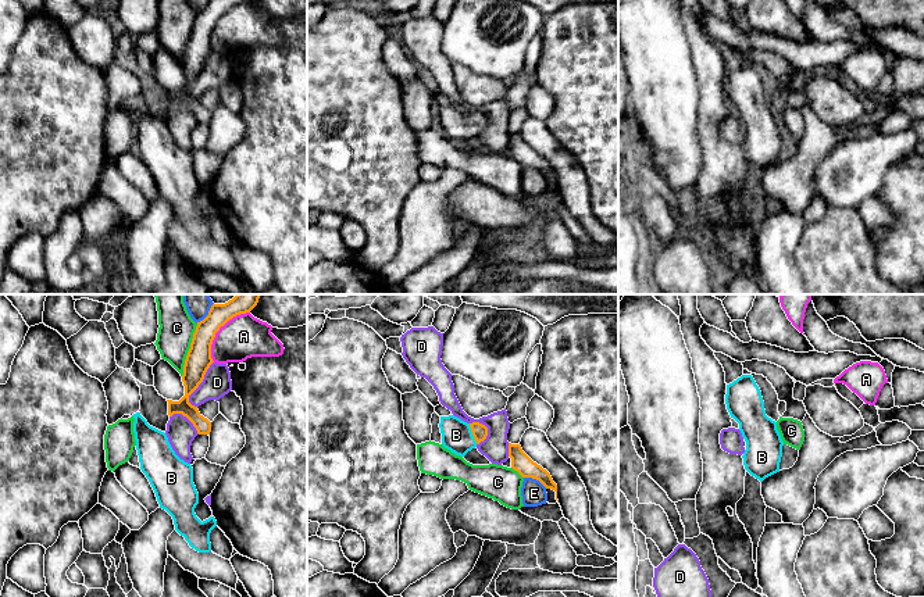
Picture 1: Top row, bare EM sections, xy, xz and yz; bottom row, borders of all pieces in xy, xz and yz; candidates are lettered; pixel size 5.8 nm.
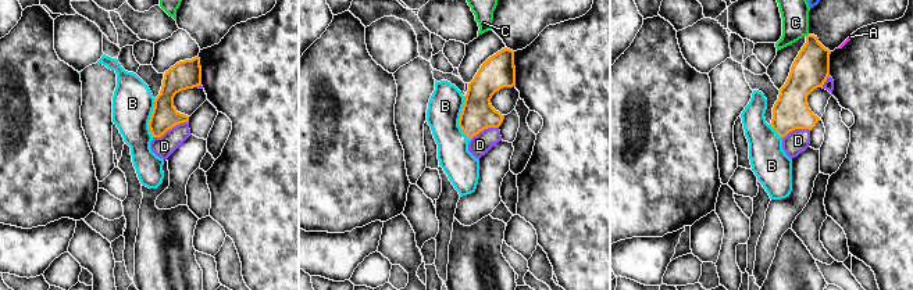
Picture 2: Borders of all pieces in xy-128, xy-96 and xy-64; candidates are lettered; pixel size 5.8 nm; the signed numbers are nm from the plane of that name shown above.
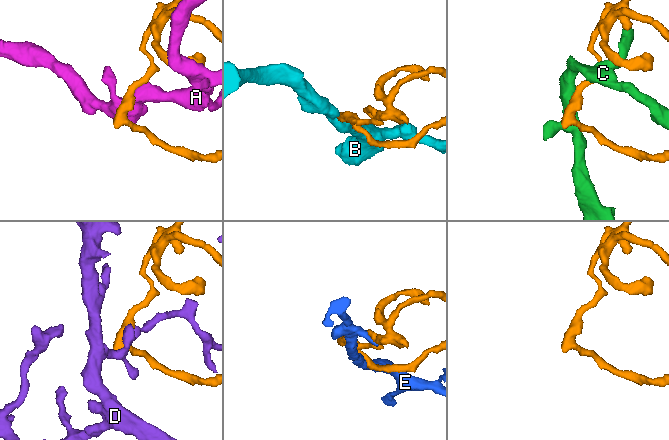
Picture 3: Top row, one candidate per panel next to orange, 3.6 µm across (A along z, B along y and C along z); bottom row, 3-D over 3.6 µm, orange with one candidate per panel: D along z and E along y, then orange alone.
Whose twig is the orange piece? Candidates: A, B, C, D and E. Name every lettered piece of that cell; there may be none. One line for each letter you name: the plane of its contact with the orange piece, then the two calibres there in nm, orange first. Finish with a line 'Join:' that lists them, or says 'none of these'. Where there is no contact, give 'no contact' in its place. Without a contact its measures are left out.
B: xz | 90/180 nm
Join: B

